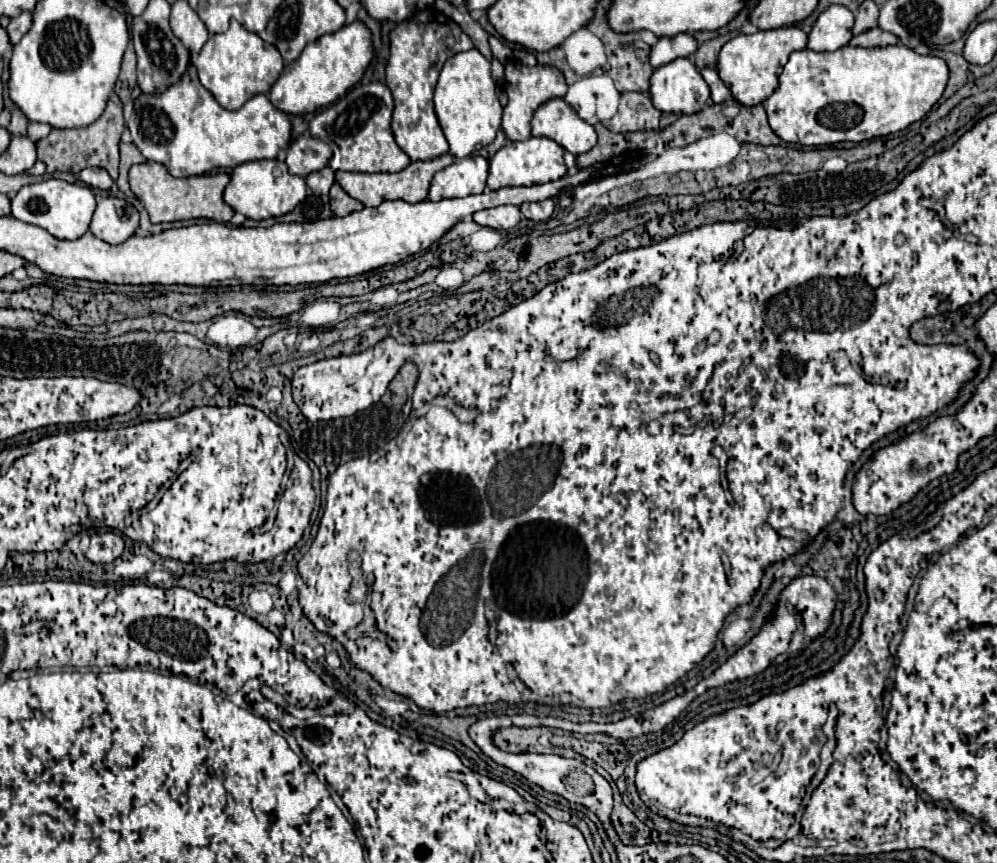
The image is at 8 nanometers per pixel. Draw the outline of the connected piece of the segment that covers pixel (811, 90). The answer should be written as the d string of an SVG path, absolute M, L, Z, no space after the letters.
M844 45L832 53L816 53L812 49L802 49L790 55L780 75L780 85L764 101L764 109L768 113L772 131L788 143L810 147L834 145L842 141L860 143L866 139L902 131L910 123L920 121L942 97L946 81L948 81L948 67L944 59L934 55L918 55L906 45L874 47L874 49Z

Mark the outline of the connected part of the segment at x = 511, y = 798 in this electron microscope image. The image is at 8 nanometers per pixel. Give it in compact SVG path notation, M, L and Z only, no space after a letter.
M477 774L477 777L485 793L490 795L490 799L506 799L506 801L514 804L524 801L512 787L504 785L504 783L498 783L498 781L488 776Z

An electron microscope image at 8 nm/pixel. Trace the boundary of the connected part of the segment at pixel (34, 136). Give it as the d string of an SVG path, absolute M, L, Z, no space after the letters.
M30 123L28 125L28 139L30 141L40 141L40 139L44 139L48 133L50 133L50 125L42 125L42 123Z

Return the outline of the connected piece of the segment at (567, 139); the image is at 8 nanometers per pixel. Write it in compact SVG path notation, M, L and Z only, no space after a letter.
M552 99L536 109L532 119L532 135L548 137L572 155L586 153L596 145L596 131L592 125L576 117L576 111L564 99Z

